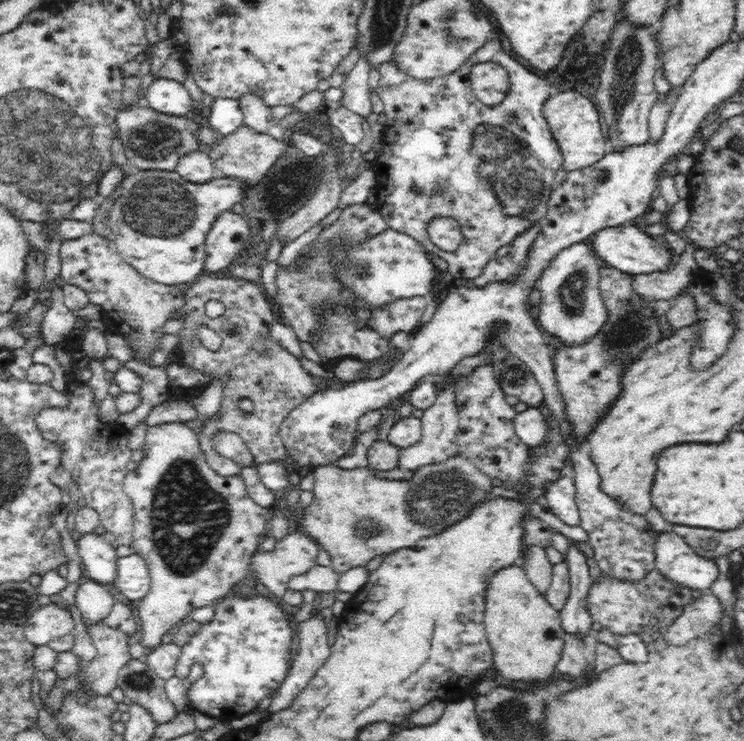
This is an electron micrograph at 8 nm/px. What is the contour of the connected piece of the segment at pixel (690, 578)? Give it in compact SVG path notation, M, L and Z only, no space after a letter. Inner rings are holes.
M664 532L656 540L655 570L666 579L694 590L710 588L719 576L716 562L694 553L674 532Z

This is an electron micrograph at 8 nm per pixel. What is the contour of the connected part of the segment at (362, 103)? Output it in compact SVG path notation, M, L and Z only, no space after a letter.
M366 57L360 58L341 86L344 96L340 105L364 118L372 114L371 90L368 85L370 70L370 63L366 61Z

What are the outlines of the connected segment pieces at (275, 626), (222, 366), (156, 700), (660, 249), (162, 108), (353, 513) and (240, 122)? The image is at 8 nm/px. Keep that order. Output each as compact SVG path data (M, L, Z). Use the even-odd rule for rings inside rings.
M233 592L213 605L214 616L205 623L188 642L181 646L181 653L176 661L175 678L186 680L192 664L199 662L204 666L204 675L188 687L188 706L194 711L200 711L219 720L248 714L255 711L264 698L272 697L288 677L290 669L290 642L294 632L290 628L288 614L282 610L281 604L270 598L254 595L243 597Z
M200 274L184 295L184 306L172 314L172 319L181 315L186 318L178 334L182 342L175 348L177 361L211 374L213 380L225 380L219 419L206 420L205 425L198 430L200 449L204 451L206 462L225 477L240 475L243 467L216 452L212 436L218 430L235 432L241 436L254 457L252 466L272 461L284 465L289 452L280 438L279 426L293 408L321 390L318 384L323 378L310 376L296 354L288 352L270 338L269 328L276 322L271 303L260 282L252 283L241 276L214 278L210 274ZM208 300L222 302L225 313L216 318L206 315L204 305ZM200 326L207 326L220 335L220 350L213 351L202 345L196 333ZM242 397L251 399L255 405L251 413L238 410L236 402Z
M131 657L117 679L117 686L123 690L126 704L138 703L150 711L158 725L175 719L179 712L167 699L165 685L165 680L159 678L141 658Z
M624 224L598 230L588 243L603 264L630 275L667 271L670 267L673 267L676 260L676 255L670 246L659 244L650 235L640 231L634 224Z
M164 78L156 79L147 89L143 102L164 114L182 117L196 106L183 84Z
M460 454L417 468L409 481L377 478L370 466L342 469L333 464L326 464L316 466L311 474L315 480L312 489L314 495L306 500L305 516L298 524L306 535L320 545L321 550L330 554L332 568L338 574L352 568L364 567L377 556L386 557L398 550L410 549L420 538L443 532L466 516L472 508L476 508L478 502L492 497L490 488L493 488L492 478Z
M214 98L212 106L205 109L211 129L222 136L233 134L244 125L244 114L237 100Z

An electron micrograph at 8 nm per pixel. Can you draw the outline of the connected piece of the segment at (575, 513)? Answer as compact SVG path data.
M570 476L558 477L545 484L543 503L550 512L556 514L564 524L578 526L580 513L575 501L576 485Z

